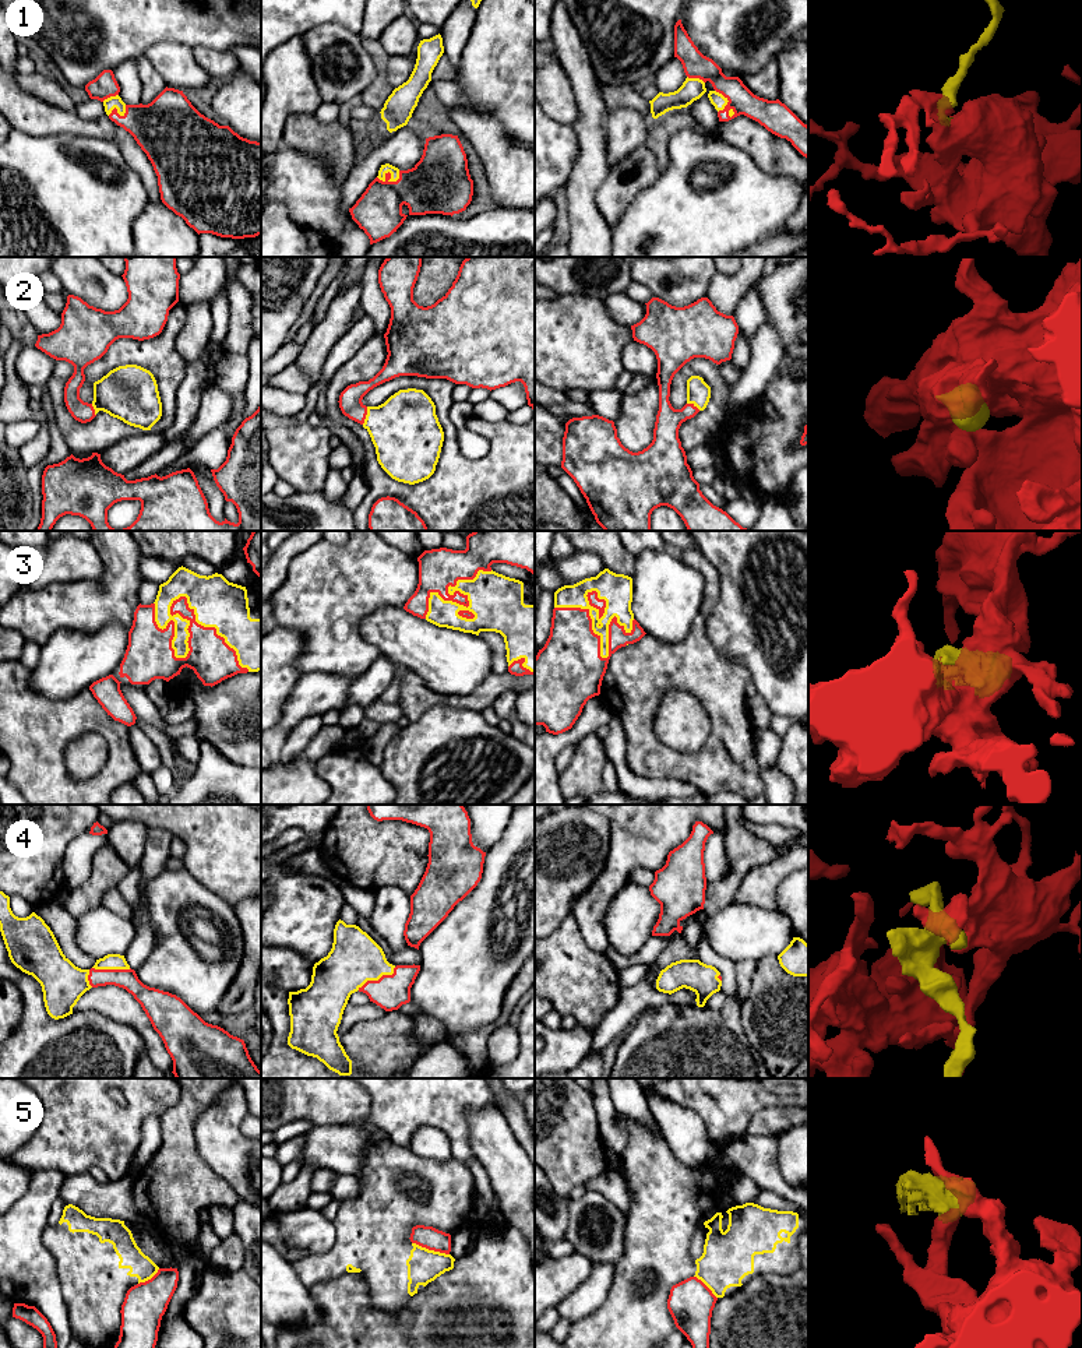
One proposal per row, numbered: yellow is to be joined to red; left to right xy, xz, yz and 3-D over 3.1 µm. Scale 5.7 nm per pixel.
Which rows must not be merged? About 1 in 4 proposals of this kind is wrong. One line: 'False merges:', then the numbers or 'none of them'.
False merges: 5

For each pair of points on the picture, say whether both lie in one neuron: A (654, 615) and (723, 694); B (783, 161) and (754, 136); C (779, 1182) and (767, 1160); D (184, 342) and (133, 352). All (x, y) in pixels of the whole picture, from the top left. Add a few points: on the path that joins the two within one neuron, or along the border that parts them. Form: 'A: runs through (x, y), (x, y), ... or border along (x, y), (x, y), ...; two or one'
A: border along (697, 615), (680, 641), (663, 643), (647, 634); two
B: runs through (776, 157), (761, 143); one
C: runs through (774, 1176), (767, 1169), (767, 1165); one
D: border along (186, 313), (176, 351), (189, 365); two

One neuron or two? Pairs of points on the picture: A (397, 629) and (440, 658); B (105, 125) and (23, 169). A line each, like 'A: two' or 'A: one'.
A: one
B: two

